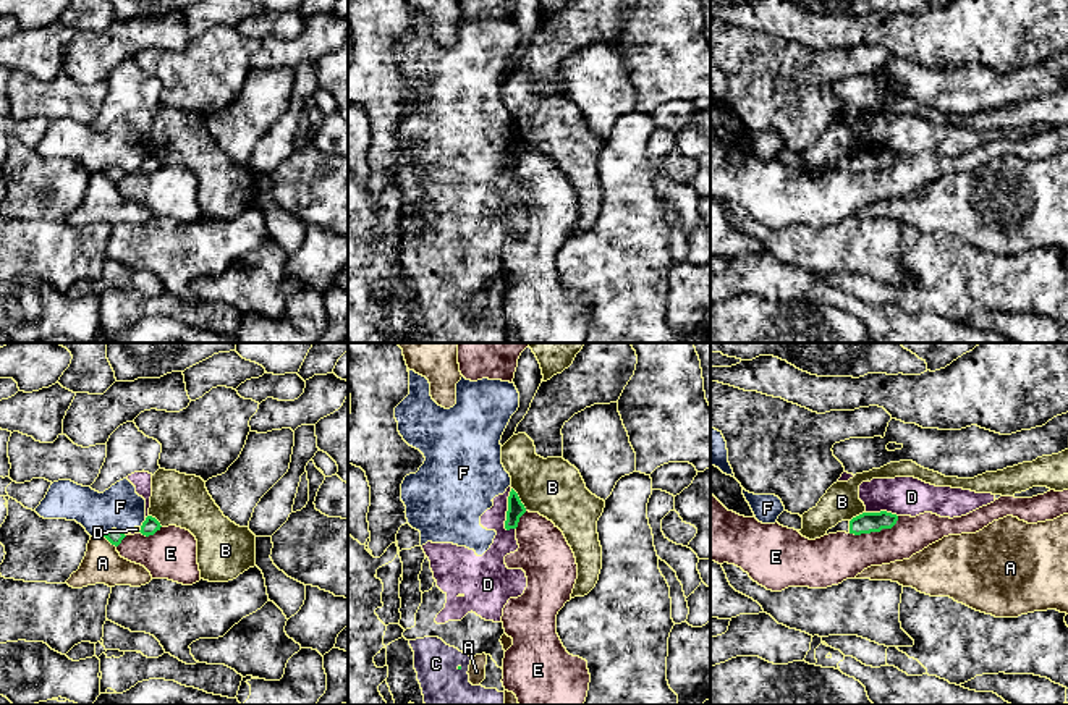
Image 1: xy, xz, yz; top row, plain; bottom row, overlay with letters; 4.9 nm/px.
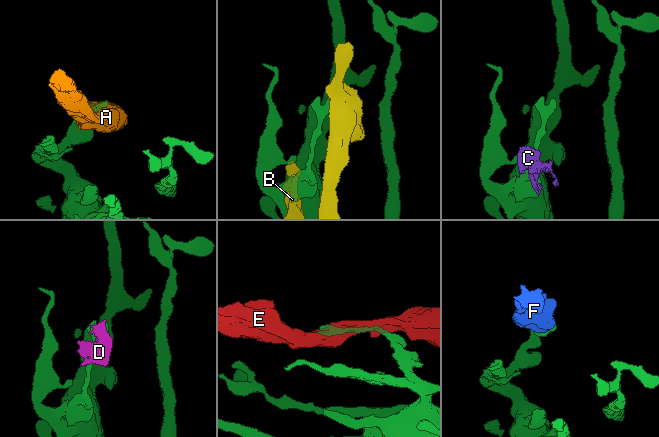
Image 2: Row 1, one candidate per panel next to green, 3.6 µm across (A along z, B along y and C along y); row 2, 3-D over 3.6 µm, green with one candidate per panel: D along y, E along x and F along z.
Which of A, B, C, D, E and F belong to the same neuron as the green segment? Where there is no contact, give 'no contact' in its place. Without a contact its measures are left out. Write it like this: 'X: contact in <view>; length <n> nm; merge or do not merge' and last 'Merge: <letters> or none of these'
A: contact in xy; length 90 nm; do not merge
B: contact in xz; length 140 nm; do not merge
C: contact in xz; length 30 nm; do not merge
D: contact in xz; length 220 nm; do not merge
E: contact in yz; length 260 nm; do not merge
F: contact in xy; length 120 nm; do not merge
Merge: none of these

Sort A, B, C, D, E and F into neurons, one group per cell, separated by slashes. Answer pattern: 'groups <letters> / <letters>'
groups A / B / C D F / E

